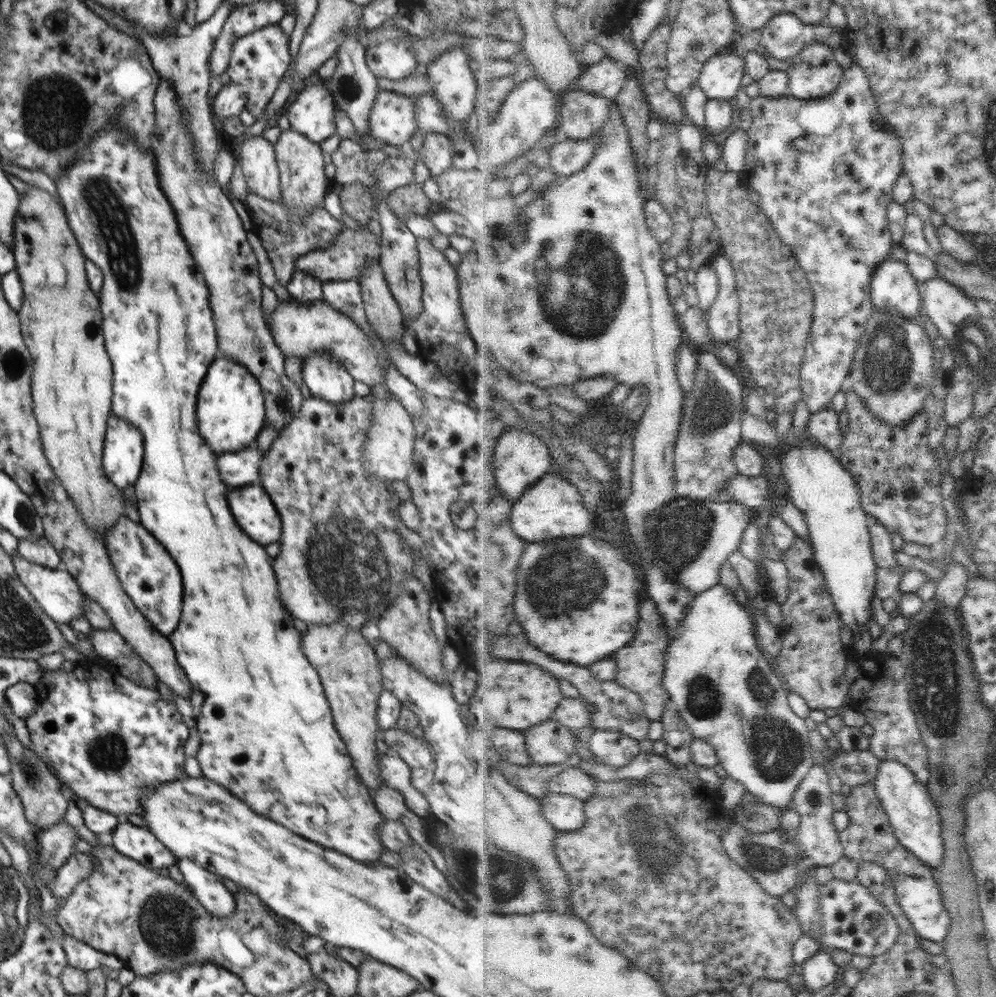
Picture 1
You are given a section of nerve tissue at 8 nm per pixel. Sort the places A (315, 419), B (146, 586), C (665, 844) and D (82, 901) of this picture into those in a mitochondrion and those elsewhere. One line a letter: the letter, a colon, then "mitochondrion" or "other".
A: other
B: other
C: mitochondrion
D: other

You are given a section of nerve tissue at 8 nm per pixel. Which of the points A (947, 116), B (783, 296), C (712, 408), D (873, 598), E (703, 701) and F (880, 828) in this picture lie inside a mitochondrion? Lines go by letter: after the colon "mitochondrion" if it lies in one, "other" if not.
A: other
B: mitochondrion
C: mitochondrion
D: other
E: mitochondrion
F: other

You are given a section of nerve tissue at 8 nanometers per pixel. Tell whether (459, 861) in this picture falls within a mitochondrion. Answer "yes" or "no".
yes

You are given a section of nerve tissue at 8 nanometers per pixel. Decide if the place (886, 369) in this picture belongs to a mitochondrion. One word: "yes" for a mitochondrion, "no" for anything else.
yes

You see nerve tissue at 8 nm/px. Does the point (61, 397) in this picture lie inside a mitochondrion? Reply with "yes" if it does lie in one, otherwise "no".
no

